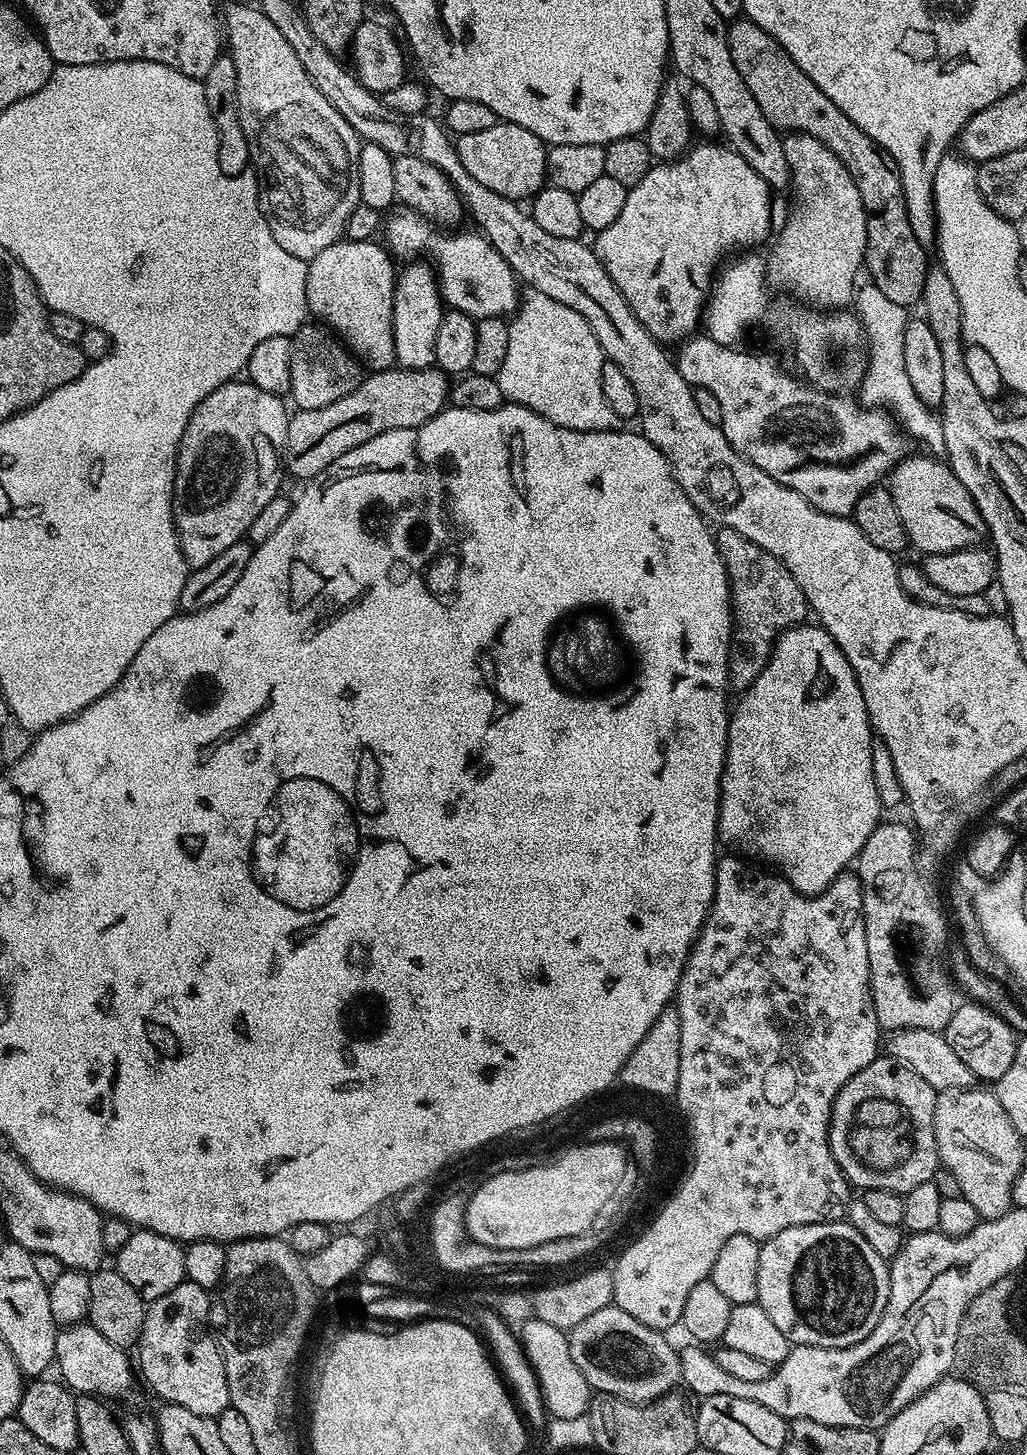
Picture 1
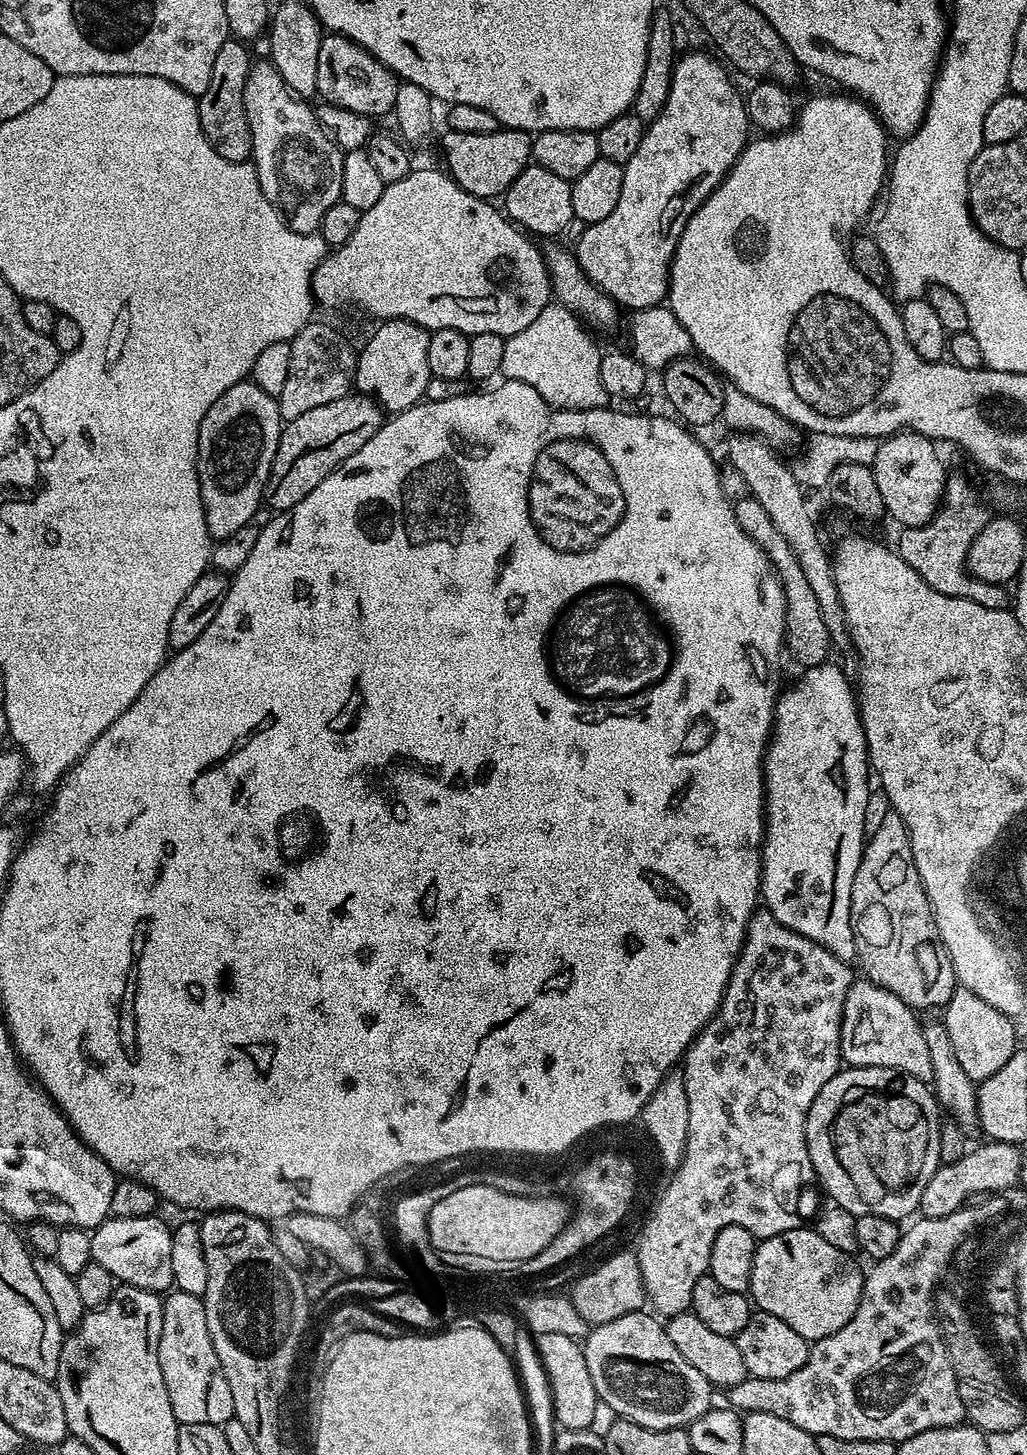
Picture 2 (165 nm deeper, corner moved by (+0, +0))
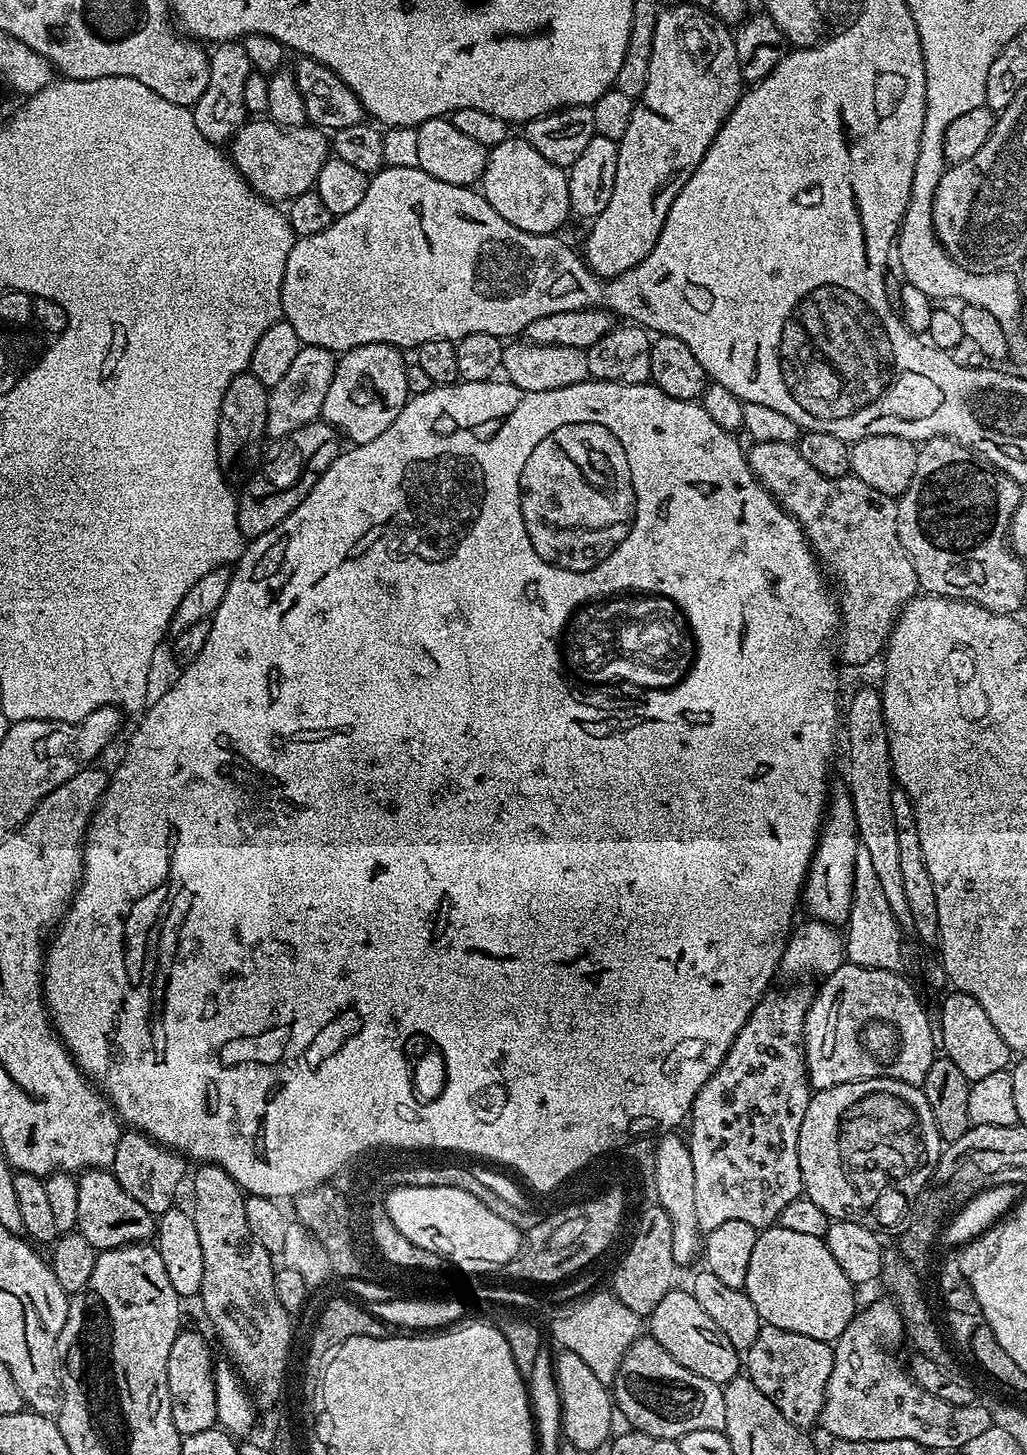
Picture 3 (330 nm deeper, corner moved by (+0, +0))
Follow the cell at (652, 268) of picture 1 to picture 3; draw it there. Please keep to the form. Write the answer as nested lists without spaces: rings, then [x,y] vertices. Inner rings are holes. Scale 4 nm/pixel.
[[[690,2],[676,4],[673,8],[665,7],[661,11],[660,17],[656,19],[654,40],[650,46],[650,74],[646,78],[646,86],[642,90],[642,94],[632,105],[630,124],[626,126],[626,134],[622,134],[622,138],[618,141],[618,174],[614,174],[614,194],[610,194],[610,203],[606,205],[606,210],[602,210],[602,214],[598,214],[595,220],[591,221],[589,228],[592,229],[589,230],[588,237],[584,240],[583,263],[588,265],[588,270],[593,272],[597,278],[619,278],[623,272],[629,272],[634,266],[638,266],[638,262],[642,262],[642,258],[646,258],[646,254],[650,254],[650,250],[654,250],[654,242],[660,240],[662,226],[670,214],[670,206],[678,198],[678,190],[682,190],[682,186],[686,186],[686,182],[692,177],[694,170],[700,167],[702,158],[710,150],[710,142],[714,142],[718,130],[723,128],[726,118],[734,110],[734,106],[740,103],[742,95],[740,84],[742,85],[742,69],[736,53],[736,37],[729,25],[722,23],[718,17],[711,16],[706,10],[702,10]]]

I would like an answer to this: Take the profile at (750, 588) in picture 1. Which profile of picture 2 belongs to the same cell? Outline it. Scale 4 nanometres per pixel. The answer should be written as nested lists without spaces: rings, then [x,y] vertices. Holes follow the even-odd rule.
[[[744,494],[744,497],[734,504],[734,518],[738,518],[738,526],[746,530],[746,534],[756,545],[768,555],[772,568],[780,576],[784,583],[784,593],[786,594],[786,610],[788,611],[788,627],[786,629],[786,648],[794,659],[800,663],[801,669],[813,668],[825,663],[829,659],[828,652],[833,651],[833,644],[830,634],[827,633],[825,623],[822,622],[822,613],[818,606],[818,601],[814,598],[814,593],[810,590],[809,583],[806,582],[805,575],[802,574],[802,567],[799,566],[794,550],[790,548],[790,543],[782,537],[781,533],[770,520],[769,514],[763,510],[760,502],[756,501],[751,494]]]

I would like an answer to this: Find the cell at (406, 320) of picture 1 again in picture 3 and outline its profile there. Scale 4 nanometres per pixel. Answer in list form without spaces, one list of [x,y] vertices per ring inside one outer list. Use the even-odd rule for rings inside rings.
[[[357,344],[343,353],[337,359],[334,370],[334,382],[330,382],[330,390],[326,393],[326,402],[322,402],[321,417],[325,424],[331,424],[337,432],[352,439],[353,445],[370,442],[370,438],[378,438],[394,418],[404,409],[410,399],[408,383],[406,382],[406,370],[408,364],[399,347],[394,344]]]

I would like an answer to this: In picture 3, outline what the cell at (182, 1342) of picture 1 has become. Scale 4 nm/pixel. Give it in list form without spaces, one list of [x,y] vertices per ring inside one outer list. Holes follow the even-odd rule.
[[[182,1330],[170,1346],[170,1362],[166,1362],[166,1382],[170,1386],[170,1406],[174,1414],[174,1430],[183,1438],[210,1430],[218,1424],[218,1398],[214,1359],[208,1349],[208,1340],[200,1332]]]

